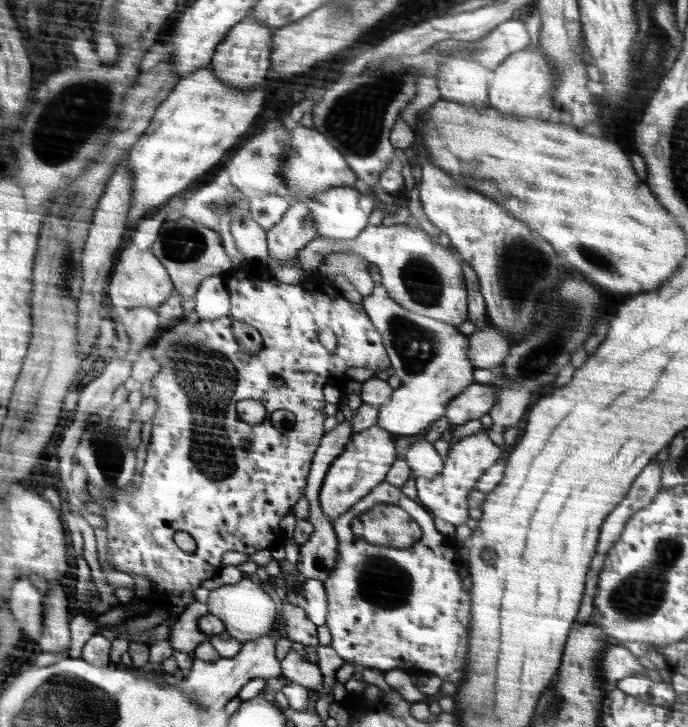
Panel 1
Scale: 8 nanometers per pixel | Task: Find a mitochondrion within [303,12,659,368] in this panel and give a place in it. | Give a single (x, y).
(354, 121)

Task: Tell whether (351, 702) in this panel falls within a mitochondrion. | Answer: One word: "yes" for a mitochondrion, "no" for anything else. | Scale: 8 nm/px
no

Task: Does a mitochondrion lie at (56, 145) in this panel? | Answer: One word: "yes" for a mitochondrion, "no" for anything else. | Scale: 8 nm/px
yes

